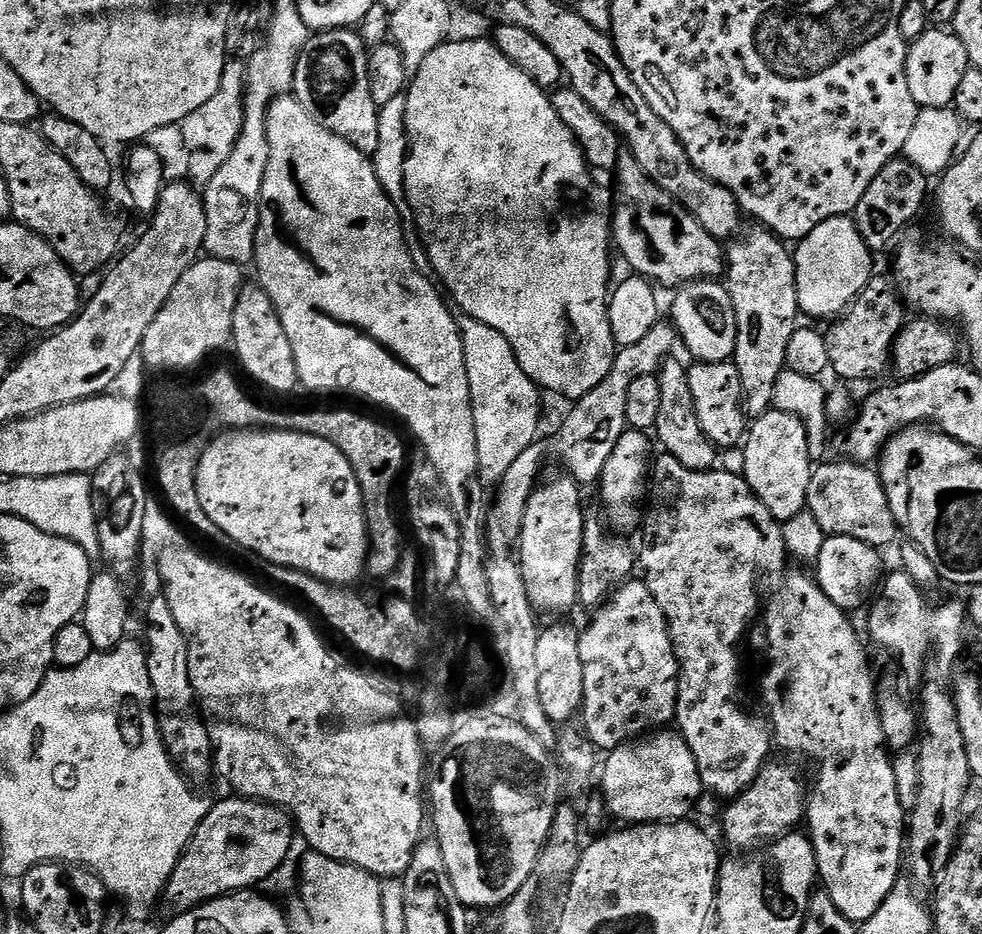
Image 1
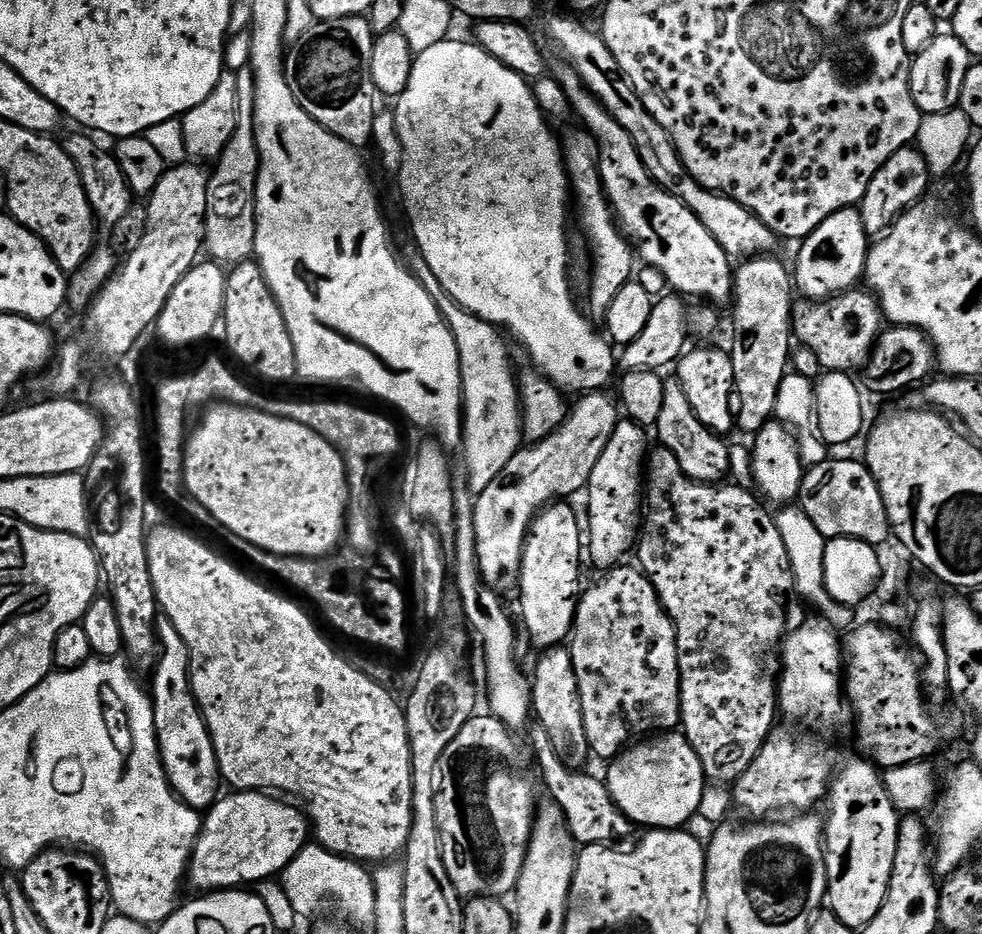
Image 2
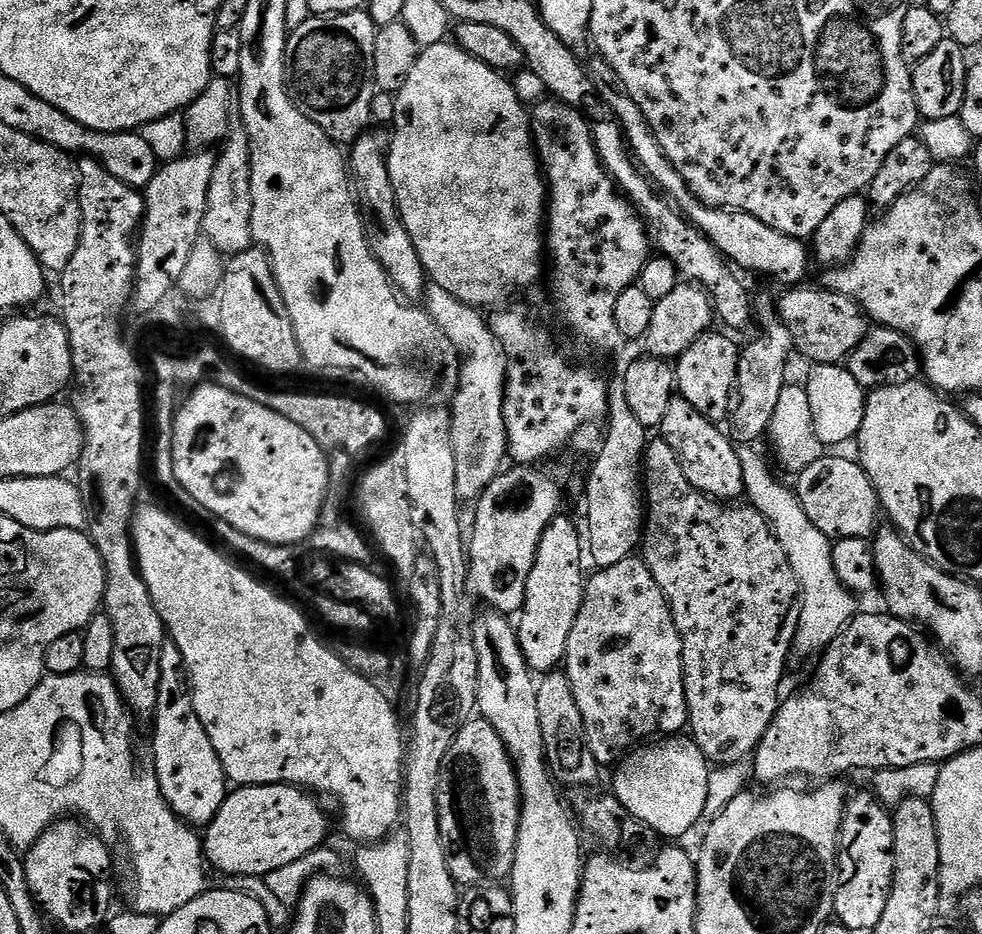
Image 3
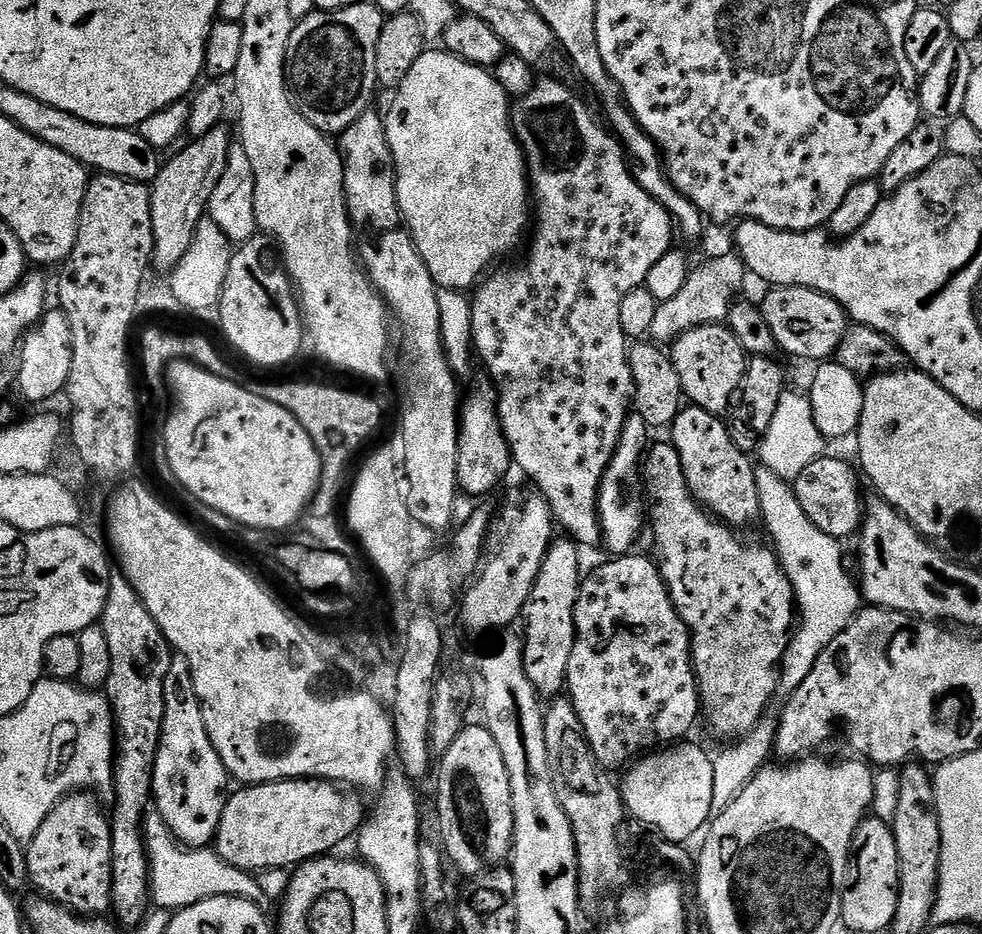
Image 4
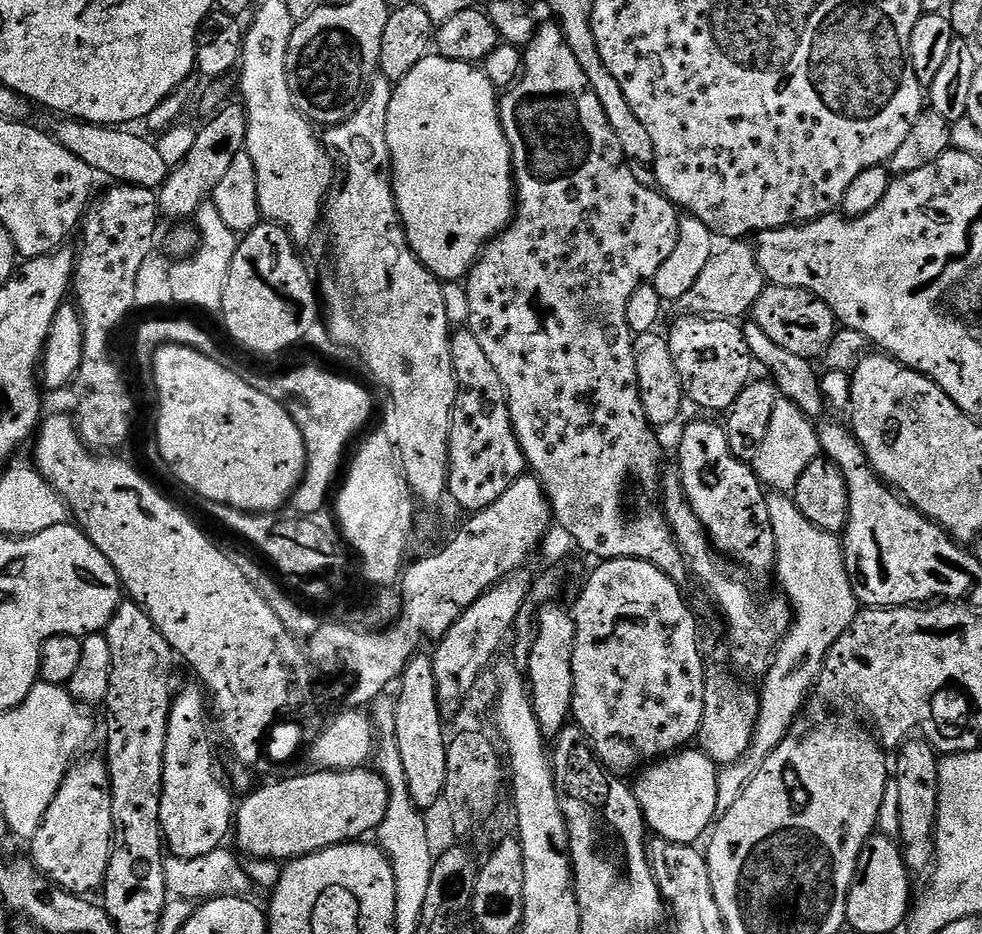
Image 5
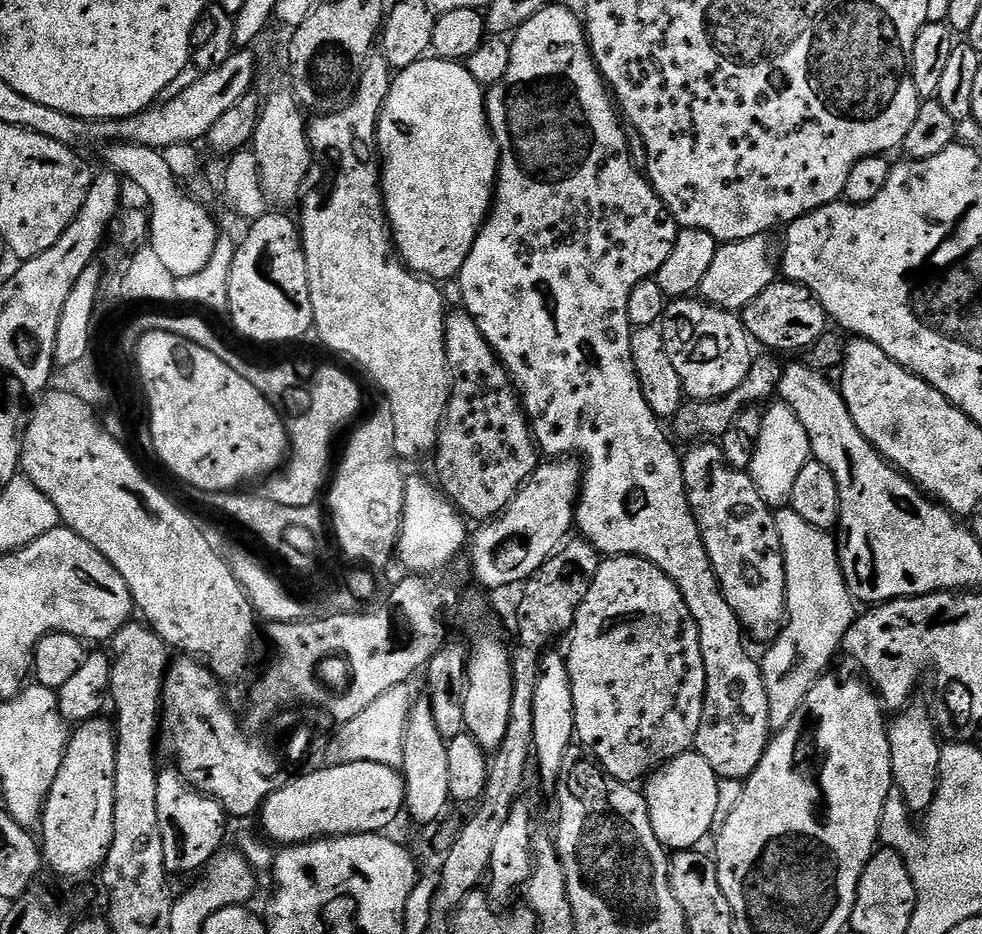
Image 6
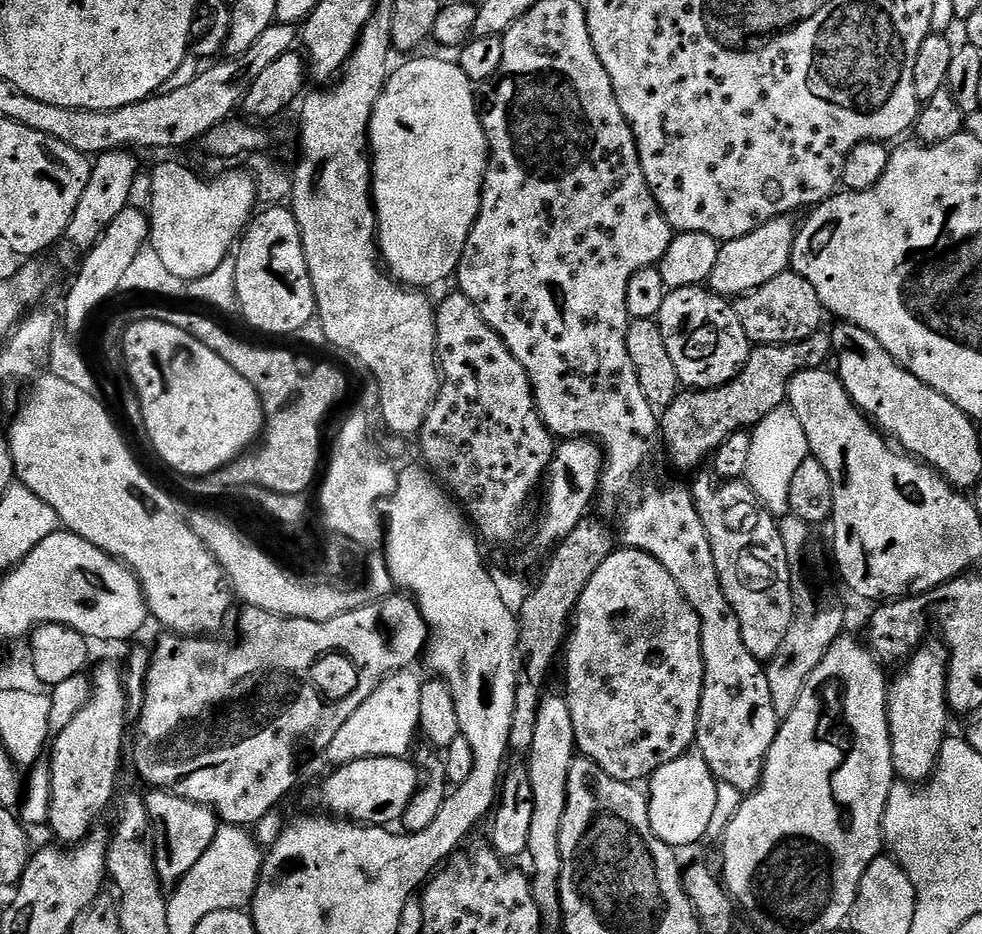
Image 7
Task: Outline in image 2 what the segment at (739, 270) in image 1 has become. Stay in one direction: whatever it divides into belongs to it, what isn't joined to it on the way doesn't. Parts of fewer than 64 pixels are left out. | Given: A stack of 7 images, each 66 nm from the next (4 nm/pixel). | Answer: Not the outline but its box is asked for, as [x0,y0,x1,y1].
[729,254,794,435]

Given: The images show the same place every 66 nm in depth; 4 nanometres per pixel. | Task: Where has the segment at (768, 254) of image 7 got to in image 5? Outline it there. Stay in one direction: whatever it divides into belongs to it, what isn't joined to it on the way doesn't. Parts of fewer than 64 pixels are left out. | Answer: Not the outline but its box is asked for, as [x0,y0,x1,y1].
[678,242,766,318]

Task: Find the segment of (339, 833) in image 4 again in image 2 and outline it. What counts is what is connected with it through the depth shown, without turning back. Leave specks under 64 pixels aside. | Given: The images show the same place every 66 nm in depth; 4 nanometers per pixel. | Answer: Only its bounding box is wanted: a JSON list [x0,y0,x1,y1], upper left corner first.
[187,791,310,894]

